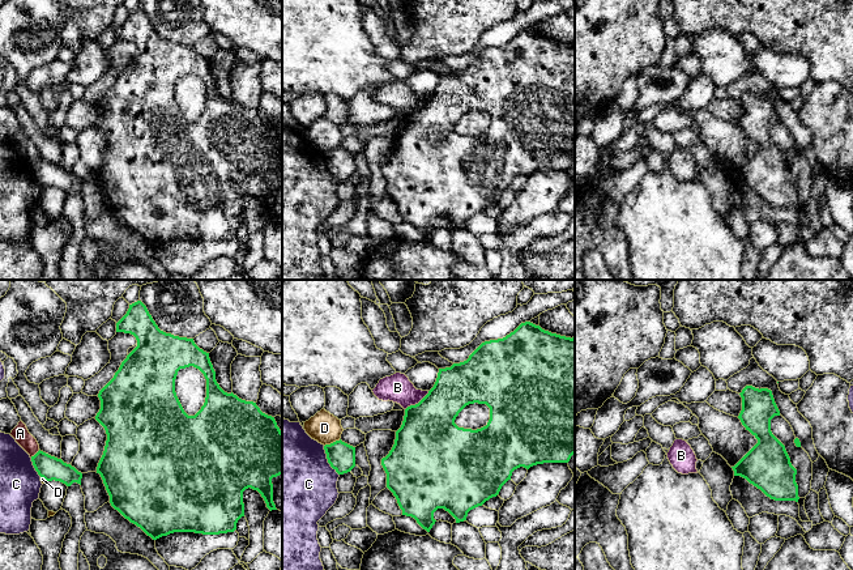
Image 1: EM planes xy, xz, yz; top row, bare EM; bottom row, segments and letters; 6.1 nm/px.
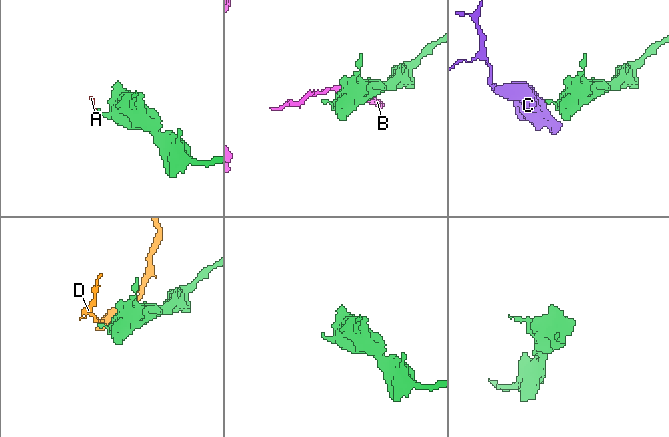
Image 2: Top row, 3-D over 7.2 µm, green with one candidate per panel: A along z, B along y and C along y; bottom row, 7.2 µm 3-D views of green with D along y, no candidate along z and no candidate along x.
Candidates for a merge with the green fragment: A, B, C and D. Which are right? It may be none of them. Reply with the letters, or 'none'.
none

